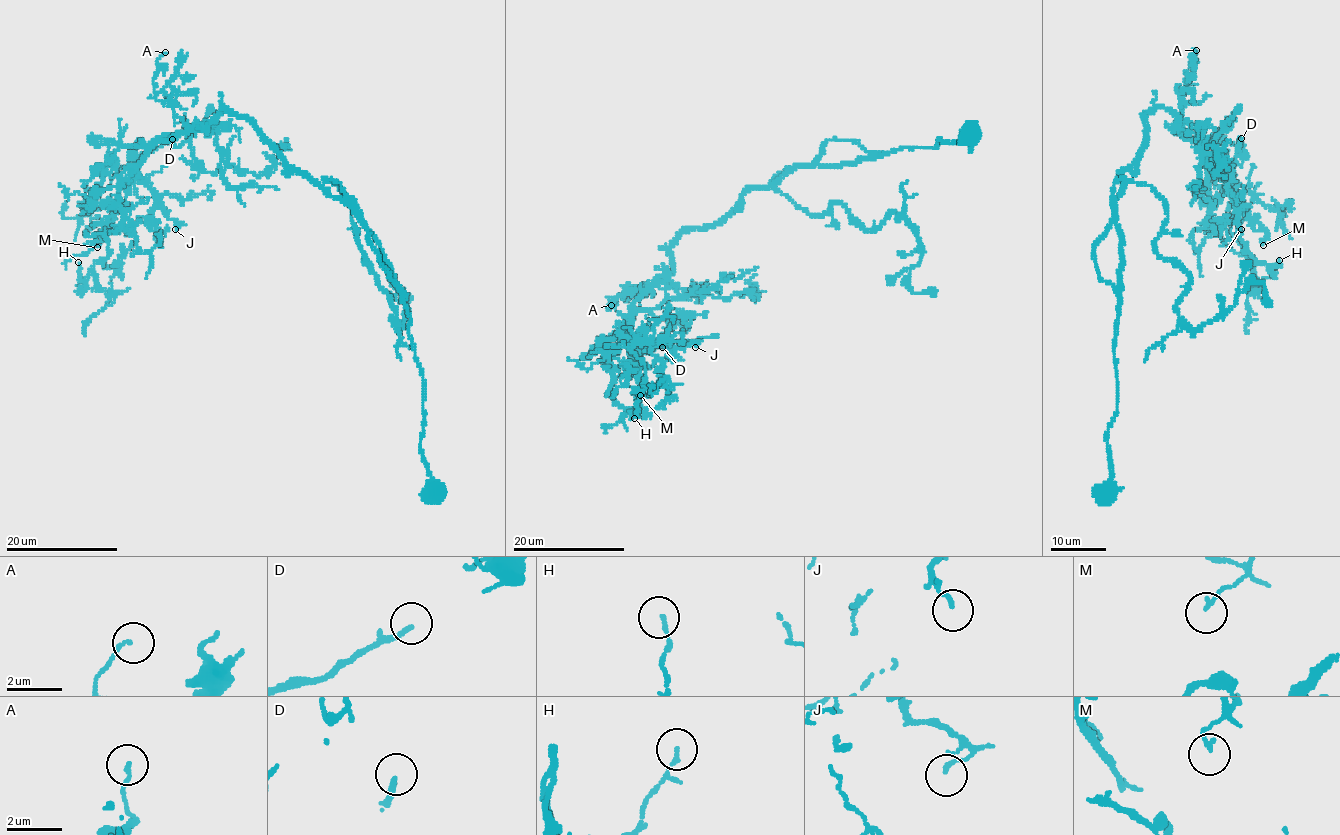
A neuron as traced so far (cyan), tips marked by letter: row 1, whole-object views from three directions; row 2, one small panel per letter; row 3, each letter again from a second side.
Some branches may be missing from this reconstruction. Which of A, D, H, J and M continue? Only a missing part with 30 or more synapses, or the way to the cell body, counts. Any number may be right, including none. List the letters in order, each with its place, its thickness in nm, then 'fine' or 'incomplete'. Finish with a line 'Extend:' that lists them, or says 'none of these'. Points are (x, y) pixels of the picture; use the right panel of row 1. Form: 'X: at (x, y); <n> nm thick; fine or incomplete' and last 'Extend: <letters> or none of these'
A: at (1196, 50); 130 nm thick; fine
D: at (1241, 138); 180 nm thick; incomplete
H: at (1279, 260); 130 nm thick; fine
J: at (1241, 229); 130 nm thick; fine
M: at (1263, 245); 130 nm thick; fine
Extend: D

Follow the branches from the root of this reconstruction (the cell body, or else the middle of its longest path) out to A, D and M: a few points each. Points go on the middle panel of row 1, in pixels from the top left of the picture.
A: (972, 138), (841, 165), (796, 165), (753, 187), (715, 224), (683, 232), (670, 249), (670, 272), (611, 305)
D: (972, 138), (796, 165), (715, 224), (683, 232), (670, 272), (633, 307), (630, 345), (639, 356), (662, 347)
M: (972, 138), (841, 165), (796, 165), (753, 187), (715, 224), (679, 235), (670, 272), (633, 307), (640, 395)

